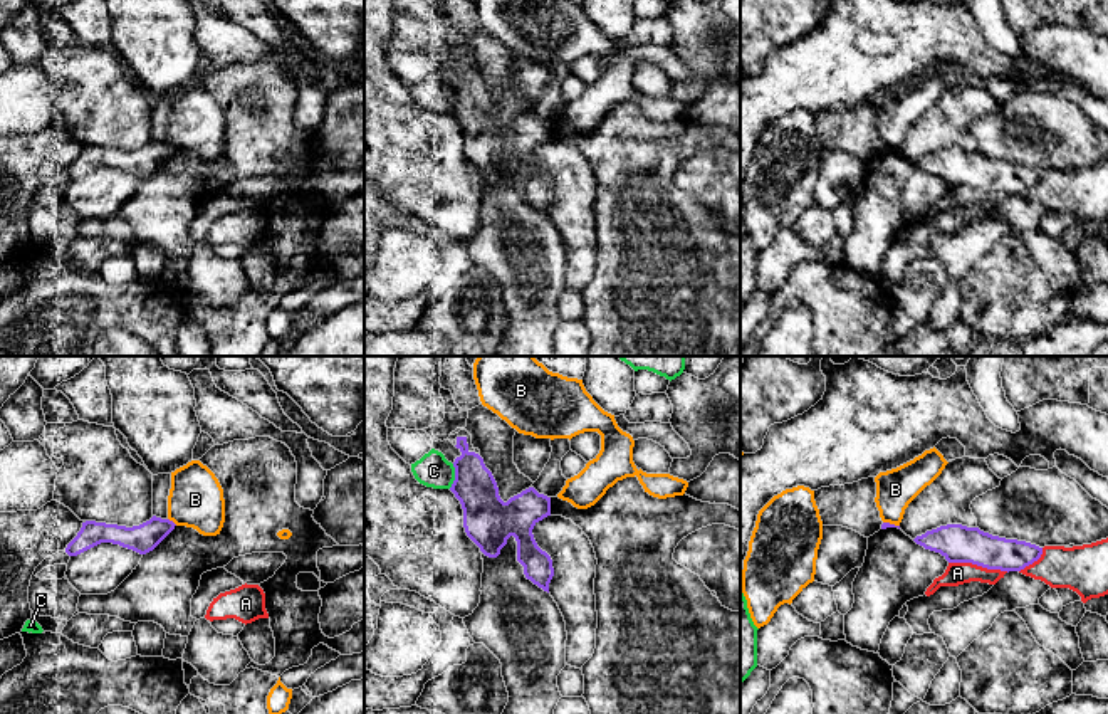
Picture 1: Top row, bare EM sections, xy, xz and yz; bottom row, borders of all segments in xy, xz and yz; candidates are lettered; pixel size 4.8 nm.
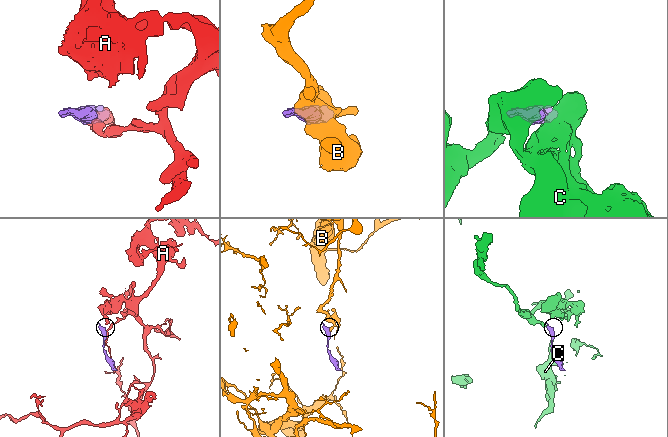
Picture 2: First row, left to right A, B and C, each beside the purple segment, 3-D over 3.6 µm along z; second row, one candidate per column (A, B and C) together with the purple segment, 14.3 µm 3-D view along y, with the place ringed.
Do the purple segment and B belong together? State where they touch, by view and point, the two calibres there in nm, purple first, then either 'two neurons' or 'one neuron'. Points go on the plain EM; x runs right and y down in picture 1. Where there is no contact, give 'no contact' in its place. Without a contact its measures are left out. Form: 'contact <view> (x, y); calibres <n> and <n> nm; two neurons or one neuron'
contact xy (172, 145); calibres 140 and 260 nm; two neurons

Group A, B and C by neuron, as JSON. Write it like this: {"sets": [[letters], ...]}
{"sets": [["A"], ["B"], ["C"]]}

